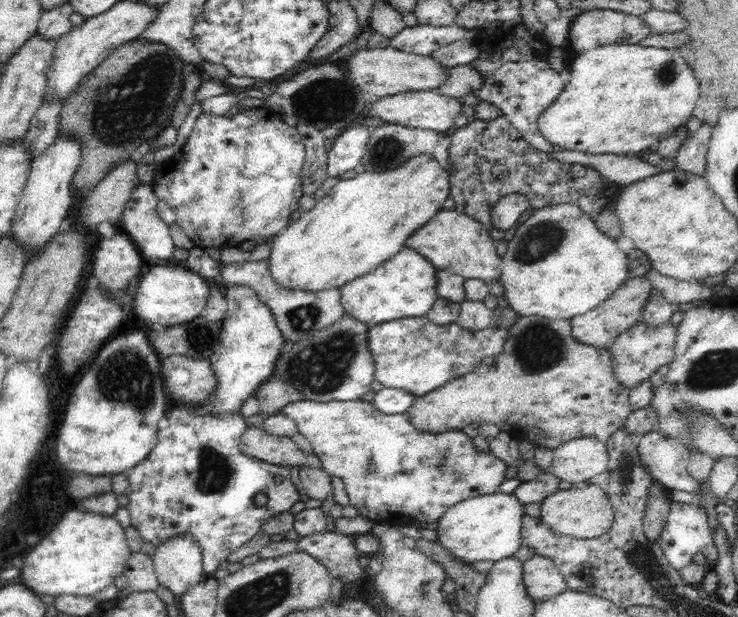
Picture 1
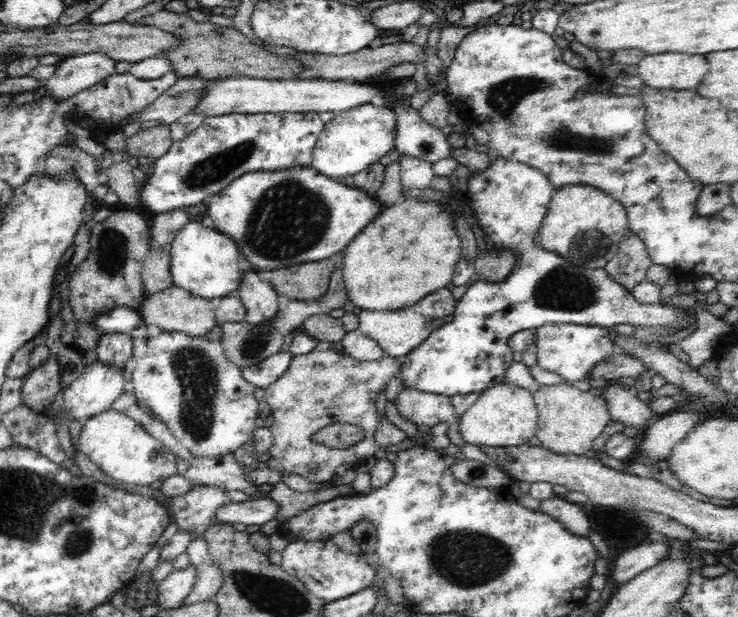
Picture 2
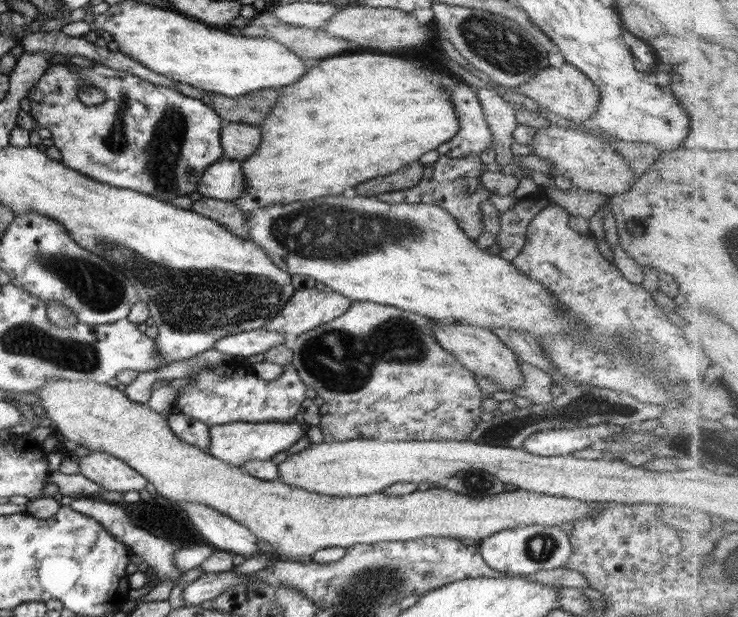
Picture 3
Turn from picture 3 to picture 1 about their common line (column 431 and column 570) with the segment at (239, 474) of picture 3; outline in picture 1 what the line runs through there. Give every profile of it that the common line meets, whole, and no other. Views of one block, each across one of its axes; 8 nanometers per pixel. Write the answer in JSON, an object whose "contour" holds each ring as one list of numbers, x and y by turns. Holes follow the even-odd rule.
{"contour":[[589,484,582,489,558,489,541,502,540,520,556,534,579,538,593,539,606,534,611,529,615,510,612,508,605,486]]}

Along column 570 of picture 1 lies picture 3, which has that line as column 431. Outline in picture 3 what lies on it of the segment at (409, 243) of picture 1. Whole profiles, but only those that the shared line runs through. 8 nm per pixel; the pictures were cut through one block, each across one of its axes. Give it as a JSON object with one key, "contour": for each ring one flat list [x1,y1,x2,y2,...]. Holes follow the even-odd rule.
{"contour":[[441,154,436,162,425,165,423,177,416,186,404,191,380,193,375,197,390,204,435,204,448,211,456,219,456,224,468,235,468,238,475,240,483,233,484,215,481,213,480,203,489,199,488,192,479,179,482,171,486,170,482,169,479,155,452,158]]}

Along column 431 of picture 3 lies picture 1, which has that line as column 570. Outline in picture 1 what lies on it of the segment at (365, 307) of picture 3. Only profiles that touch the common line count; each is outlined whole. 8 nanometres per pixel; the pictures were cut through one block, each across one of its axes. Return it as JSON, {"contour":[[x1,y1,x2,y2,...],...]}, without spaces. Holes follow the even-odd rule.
{"contour":[[518,316,516,322,510,327,510,338,504,344,504,350,494,358,492,365,478,365,472,372,459,376,458,378,449,380,446,384,435,388,424,396,414,398,411,408,406,412,410,418,412,425,417,429,428,433,441,433,450,430,462,430,463,428,472,425,473,423,488,422,489,424,496,424,500,431,510,433,518,441,523,439,532,440,534,444,542,448,558,448,558,445,570,442,575,438,590,438,594,437,596,440,606,442,609,436,614,432,620,430,626,423,628,416,633,412,629,402,630,389,624,387,622,382,616,379,614,375,613,357,608,348,595,348,582,342,577,342,573,337,571,328,571,320,556,320,544,318,542,316]]}

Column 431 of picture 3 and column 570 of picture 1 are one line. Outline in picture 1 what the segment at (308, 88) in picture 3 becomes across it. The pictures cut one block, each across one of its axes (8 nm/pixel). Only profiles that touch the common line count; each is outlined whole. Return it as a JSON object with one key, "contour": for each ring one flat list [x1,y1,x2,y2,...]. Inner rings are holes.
{"contour":[[609,44,582,53,572,66,570,82,538,117,542,136,559,150,587,152,588,154,635,154,647,150,668,138,676,129,685,125,693,115,700,96,700,84,694,71,678,50,652,48,640,44],[676,58,676,76,662,76,668,62]]}

